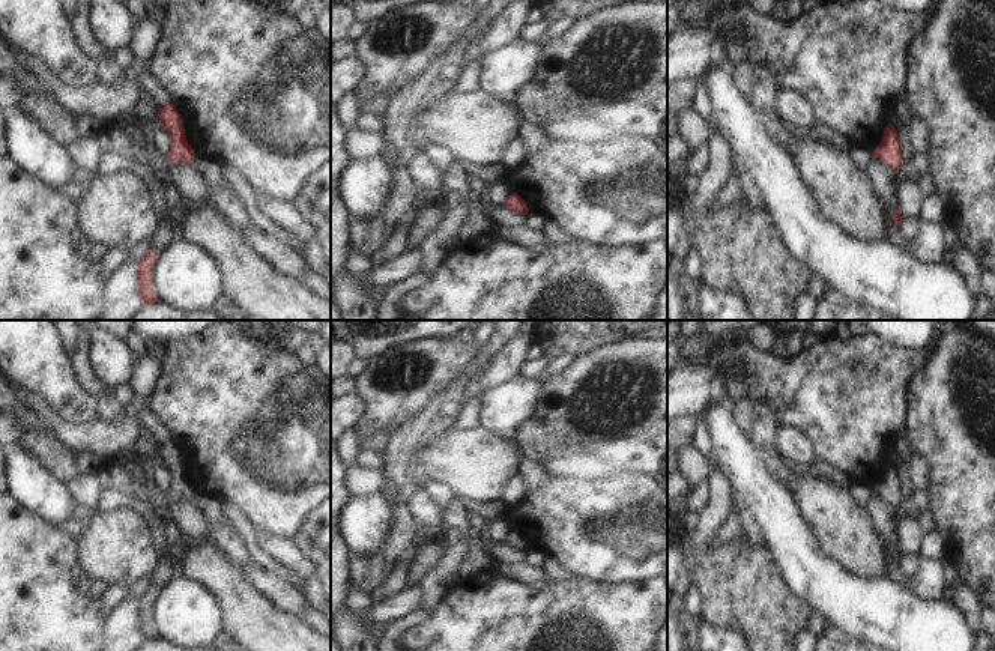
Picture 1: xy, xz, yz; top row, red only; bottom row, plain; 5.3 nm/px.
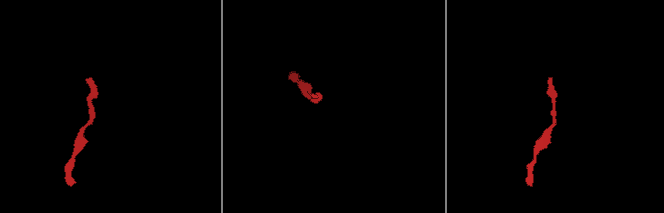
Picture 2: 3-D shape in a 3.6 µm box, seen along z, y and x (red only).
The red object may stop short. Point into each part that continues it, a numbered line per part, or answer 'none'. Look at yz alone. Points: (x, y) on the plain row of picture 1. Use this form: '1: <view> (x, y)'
none

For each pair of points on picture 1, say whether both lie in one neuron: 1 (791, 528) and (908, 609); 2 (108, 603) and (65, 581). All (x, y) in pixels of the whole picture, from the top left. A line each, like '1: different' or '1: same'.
1: same
2: different

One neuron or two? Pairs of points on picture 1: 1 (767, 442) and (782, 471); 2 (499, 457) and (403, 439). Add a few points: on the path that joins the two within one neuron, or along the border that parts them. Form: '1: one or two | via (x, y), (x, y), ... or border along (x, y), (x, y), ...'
1: one | via (768, 450), (776, 463)
2: two | border along (450, 427), (415, 454), (418, 478)

